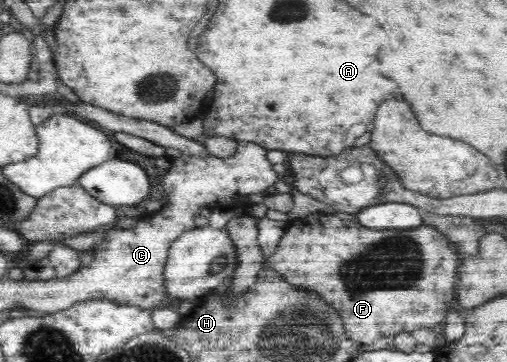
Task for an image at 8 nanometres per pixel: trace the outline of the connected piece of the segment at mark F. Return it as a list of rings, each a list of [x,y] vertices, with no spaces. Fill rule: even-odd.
[[[331,210],[328,213],[312,212],[303,218],[291,219],[290,225],[286,233],[281,237],[277,248],[265,258],[264,266],[275,273],[278,273],[284,281],[290,283],[296,289],[305,291],[310,290],[320,299],[324,300],[328,306],[332,306],[338,316],[340,316],[340,323],[344,329],[344,335],[348,340],[360,343],[361,345],[369,344],[381,336],[393,338],[400,333],[411,333],[418,328],[433,328],[440,322],[447,318],[450,312],[450,304],[454,300],[455,280],[456,280],[456,260],[461,256],[459,251],[454,249],[453,245],[449,243],[444,234],[441,234],[436,228],[430,225],[422,225],[413,228],[366,228],[362,226],[353,215],[339,214],[337,211]]]

